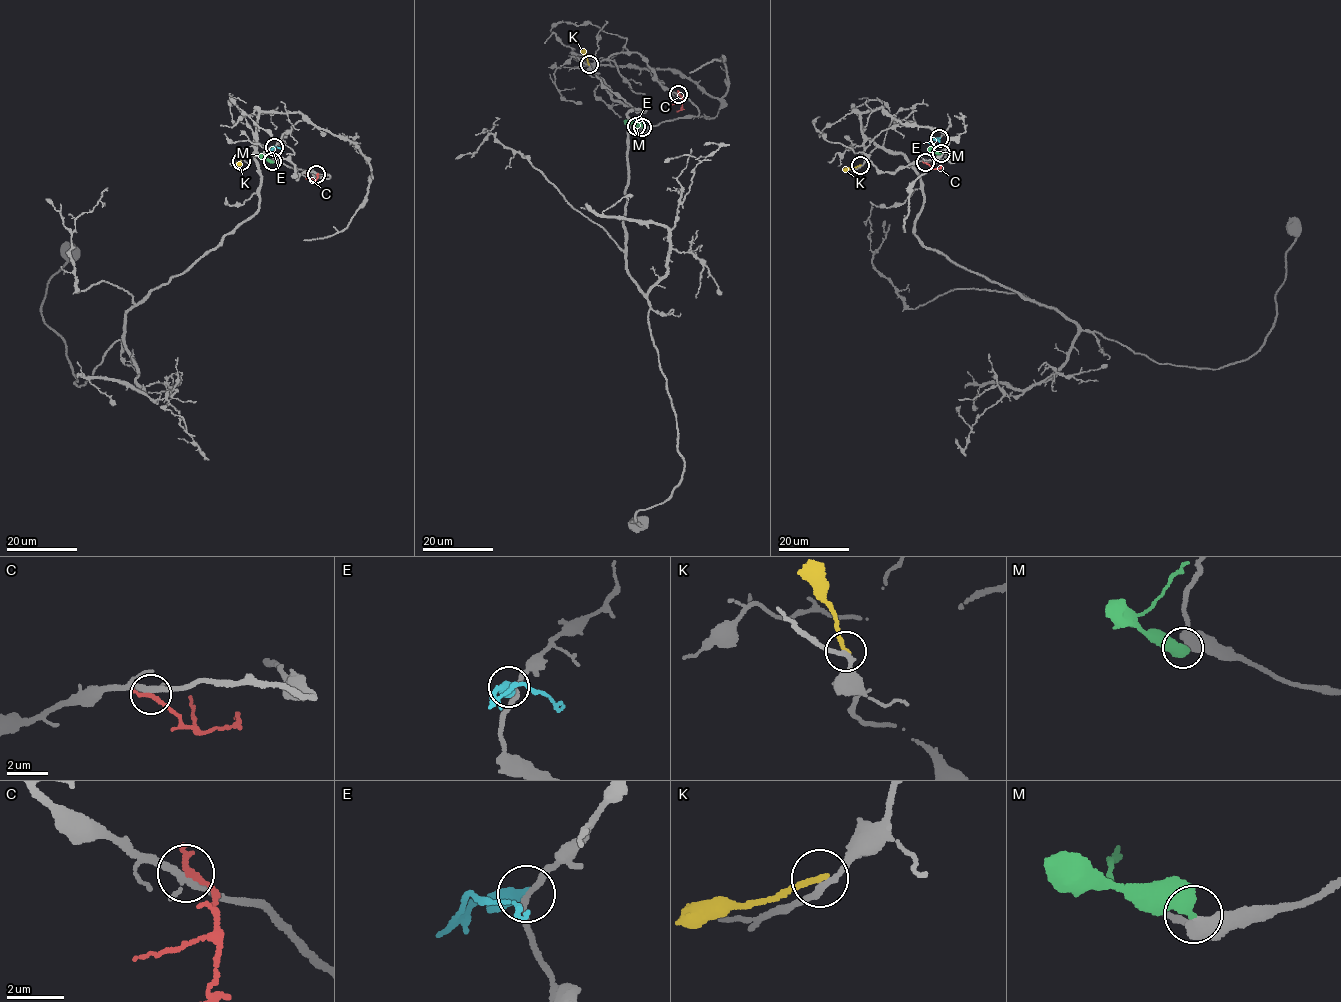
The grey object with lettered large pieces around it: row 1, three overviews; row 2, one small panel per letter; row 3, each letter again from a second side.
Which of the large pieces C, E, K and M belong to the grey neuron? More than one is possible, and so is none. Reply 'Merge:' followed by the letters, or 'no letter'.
Merge: M

